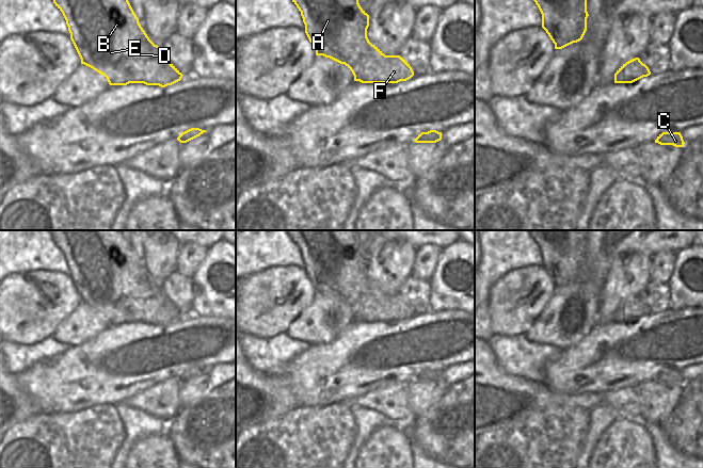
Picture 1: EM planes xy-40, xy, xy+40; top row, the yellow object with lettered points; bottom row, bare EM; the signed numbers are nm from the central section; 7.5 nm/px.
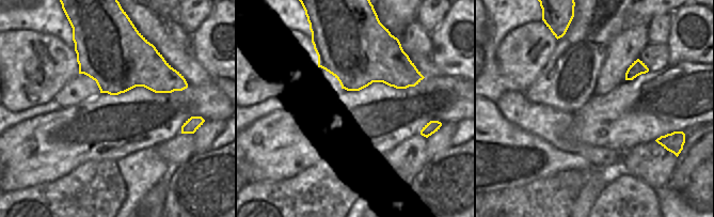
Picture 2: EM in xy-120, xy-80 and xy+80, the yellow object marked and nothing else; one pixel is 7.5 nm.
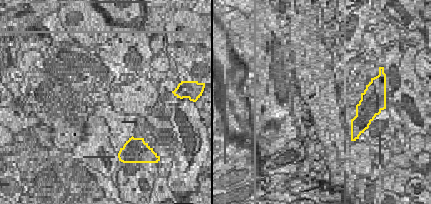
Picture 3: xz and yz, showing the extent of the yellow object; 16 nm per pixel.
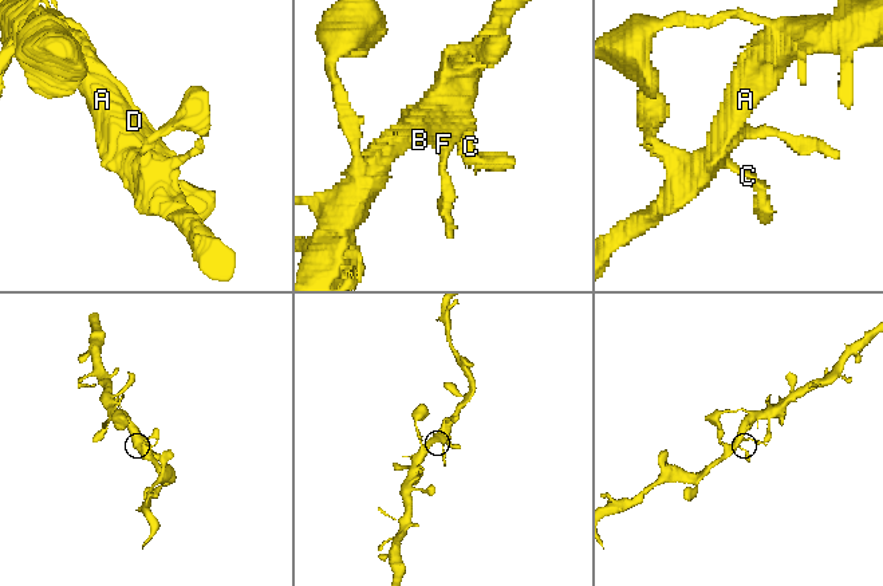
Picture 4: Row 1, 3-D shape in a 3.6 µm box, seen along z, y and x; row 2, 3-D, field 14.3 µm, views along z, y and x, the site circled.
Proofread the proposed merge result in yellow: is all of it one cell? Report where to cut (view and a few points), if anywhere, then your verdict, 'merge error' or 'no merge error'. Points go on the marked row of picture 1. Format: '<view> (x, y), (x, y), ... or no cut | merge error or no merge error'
no cut | no merge error

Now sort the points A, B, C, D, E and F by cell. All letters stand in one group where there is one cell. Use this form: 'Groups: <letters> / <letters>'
Groups: A B C D E F.

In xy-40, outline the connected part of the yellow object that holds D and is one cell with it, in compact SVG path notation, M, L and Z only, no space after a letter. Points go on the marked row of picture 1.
M53 0L62 12L70 39L84 64L103 75L110 85L144 83L165 87L181 80L182 74L155 45L139 22L128 0Z

